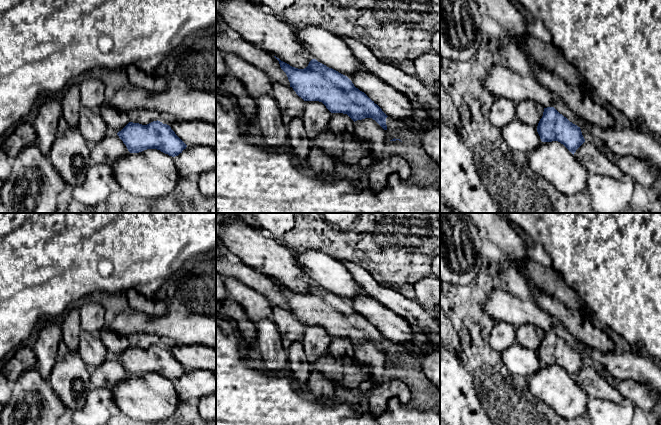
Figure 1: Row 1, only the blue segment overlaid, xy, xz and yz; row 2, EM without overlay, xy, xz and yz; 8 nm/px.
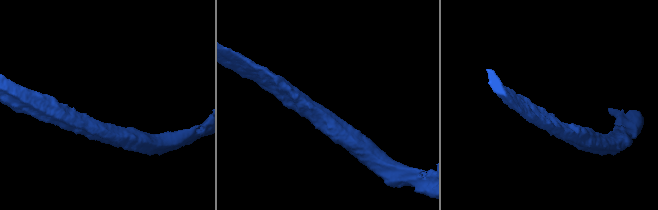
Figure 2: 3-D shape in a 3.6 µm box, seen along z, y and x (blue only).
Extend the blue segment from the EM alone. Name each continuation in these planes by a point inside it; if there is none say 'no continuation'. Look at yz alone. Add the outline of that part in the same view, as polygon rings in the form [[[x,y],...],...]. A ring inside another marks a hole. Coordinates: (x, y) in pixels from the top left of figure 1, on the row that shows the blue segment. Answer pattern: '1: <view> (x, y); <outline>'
1: yz (595, 162); [[[585,141],[576,150],[574,156],[585,167],[588,173],[605,175],[614,179],[627,179],[627,176],[619,166],[589,141]]]

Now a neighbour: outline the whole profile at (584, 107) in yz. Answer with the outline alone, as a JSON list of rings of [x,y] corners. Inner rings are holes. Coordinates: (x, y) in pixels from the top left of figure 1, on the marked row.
[[[537,66],[537,68],[537,73],[533,76],[536,81],[556,94],[577,116],[601,129],[616,125],[605,107],[587,97],[579,87],[573,87],[542,67]]]

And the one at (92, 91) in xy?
[[[87,75],[80,85],[80,100],[82,107],[98,110],[107,101],[105,84]]]

